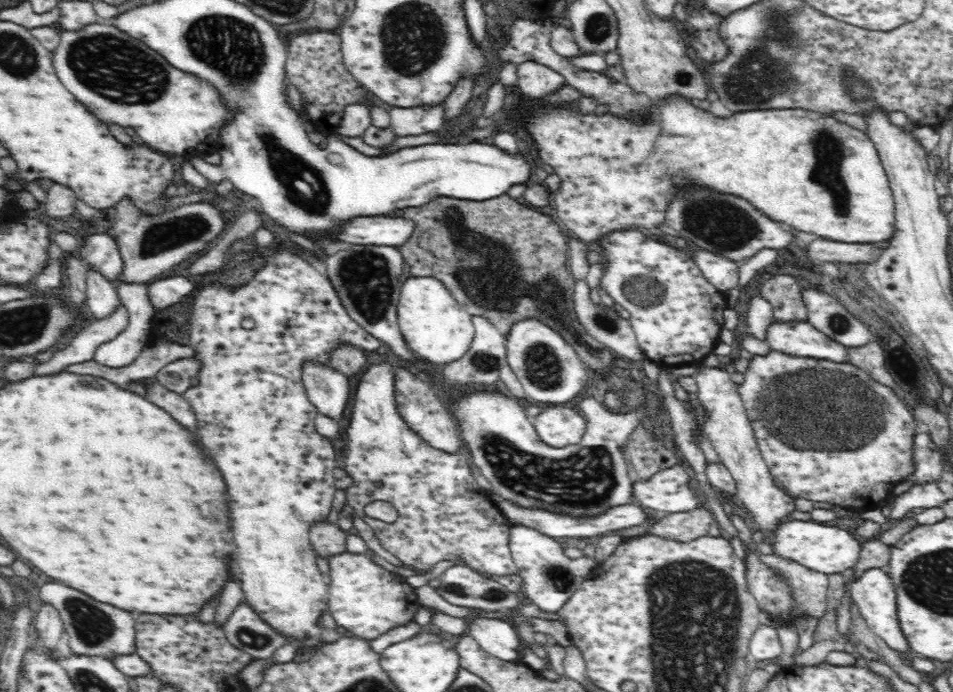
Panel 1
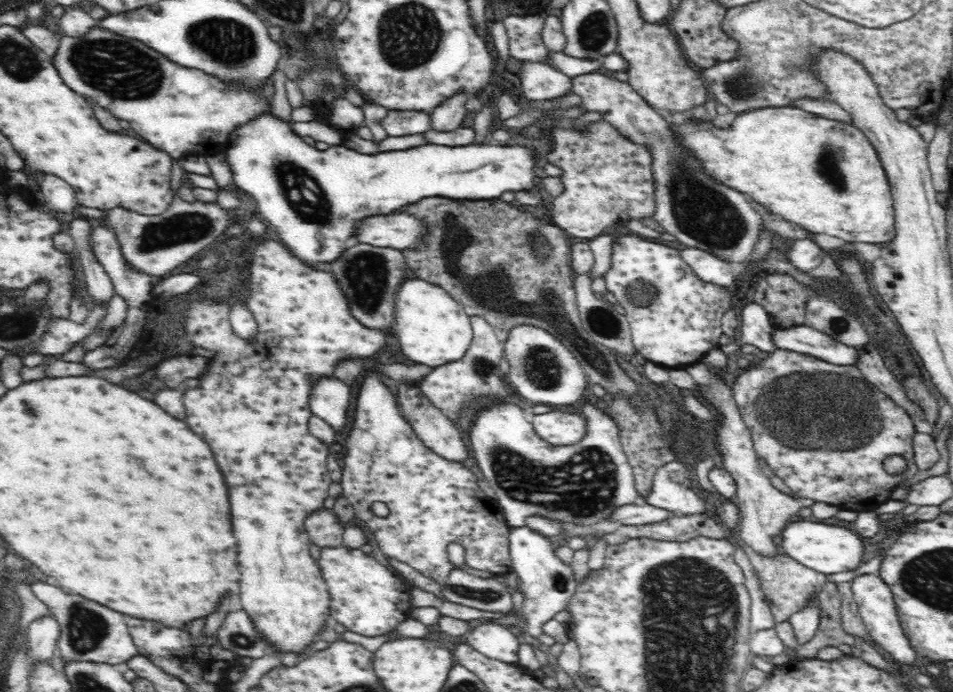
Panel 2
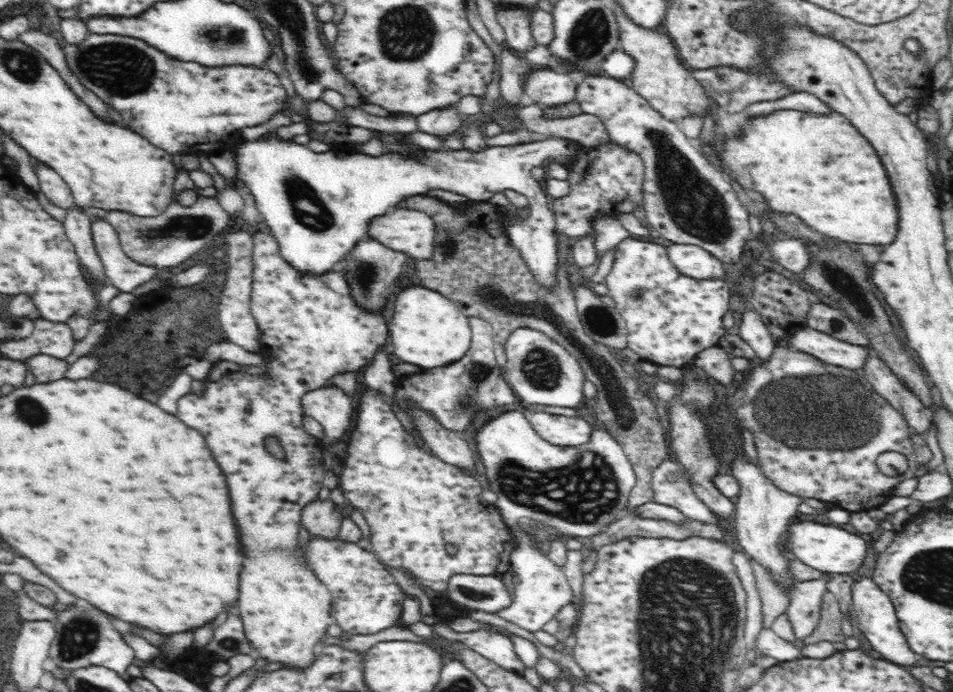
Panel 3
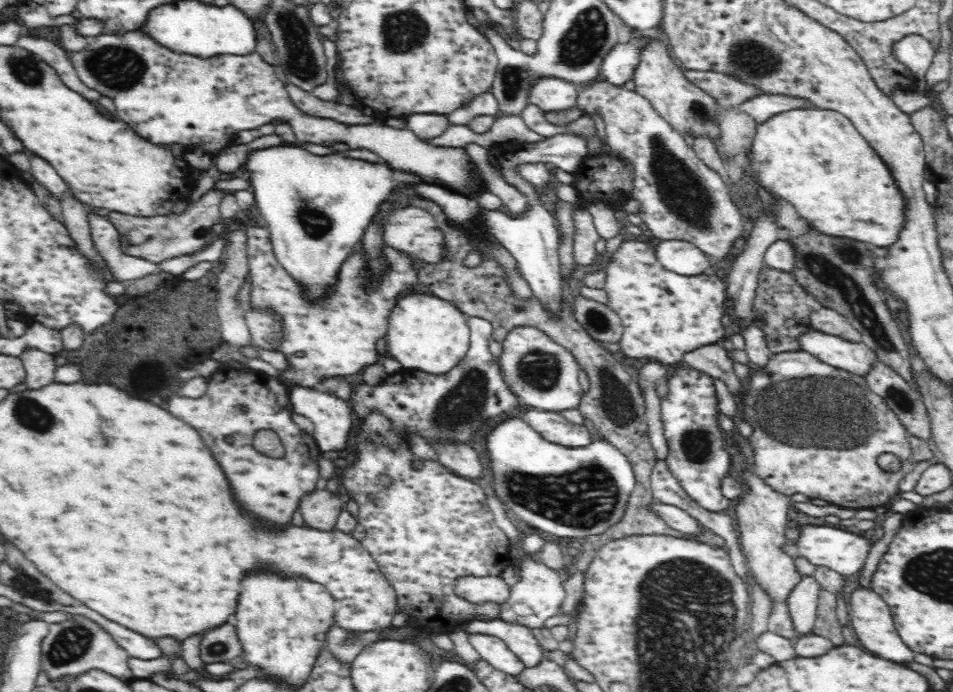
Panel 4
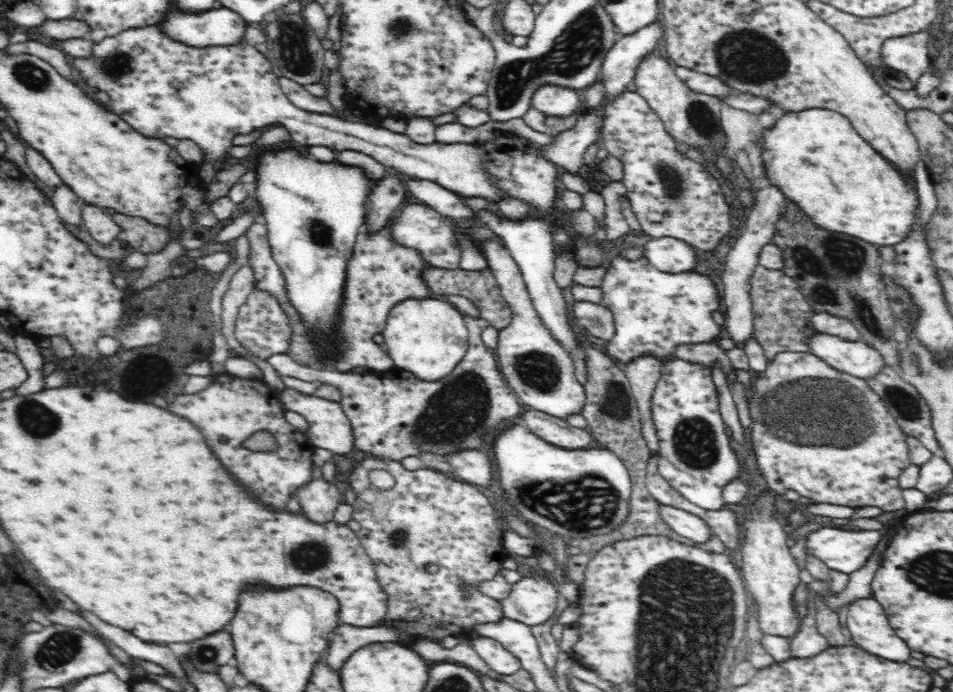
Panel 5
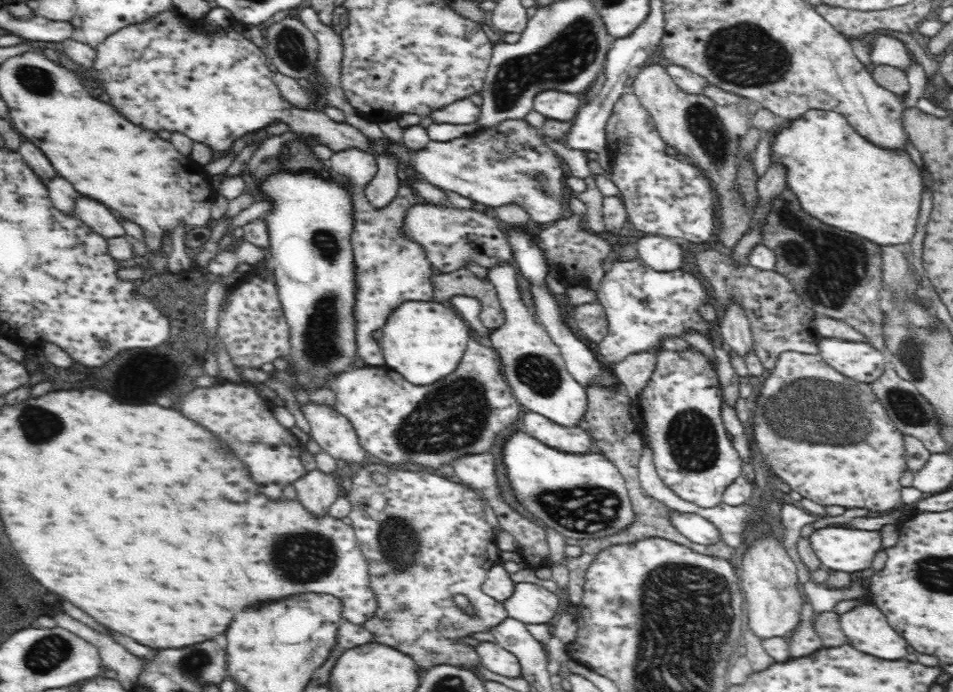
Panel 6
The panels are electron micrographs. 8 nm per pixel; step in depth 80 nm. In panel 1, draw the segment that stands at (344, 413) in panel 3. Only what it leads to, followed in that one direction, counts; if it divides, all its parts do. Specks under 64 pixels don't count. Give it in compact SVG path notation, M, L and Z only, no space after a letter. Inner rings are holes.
M308 363L302 369L301 379L307 397L317 411L340 420L350 400L348 376L330 364Z

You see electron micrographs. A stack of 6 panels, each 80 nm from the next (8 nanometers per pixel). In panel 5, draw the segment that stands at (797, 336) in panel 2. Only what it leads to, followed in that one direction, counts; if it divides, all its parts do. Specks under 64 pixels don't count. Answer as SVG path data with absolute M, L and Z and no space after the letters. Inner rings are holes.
M816 332L810 339L810 347L811 353L831 368L861 379L871 379L886 366L880 352L863 340L842 340Z

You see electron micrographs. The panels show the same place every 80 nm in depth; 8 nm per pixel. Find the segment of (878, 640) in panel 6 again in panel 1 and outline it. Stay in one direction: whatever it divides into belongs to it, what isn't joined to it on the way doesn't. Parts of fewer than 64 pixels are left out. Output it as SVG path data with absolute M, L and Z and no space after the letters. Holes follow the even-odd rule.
M870 568L865 570L851 584L851 593L861 617L876 636L879 636L893 651L898 651L902 655L912 651L899 624L895 586L885 569Z

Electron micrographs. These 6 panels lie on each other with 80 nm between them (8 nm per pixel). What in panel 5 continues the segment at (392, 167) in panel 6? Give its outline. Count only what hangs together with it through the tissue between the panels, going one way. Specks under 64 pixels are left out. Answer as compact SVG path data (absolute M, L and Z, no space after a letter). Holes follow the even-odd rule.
M388 170L386 176L374 181L362 231L370 230L376 233L377 230L383 229L388 224L389 218L401 208L401 201L405 198L404 186L394 173Z

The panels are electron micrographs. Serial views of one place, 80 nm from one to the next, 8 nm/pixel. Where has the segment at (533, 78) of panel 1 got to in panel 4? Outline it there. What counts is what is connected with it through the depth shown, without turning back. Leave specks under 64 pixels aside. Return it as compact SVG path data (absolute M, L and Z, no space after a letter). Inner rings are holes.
M542 76L530 88L530 104L541 110L568 110L577 106L579 96L575 82L568 82L555 76Z

